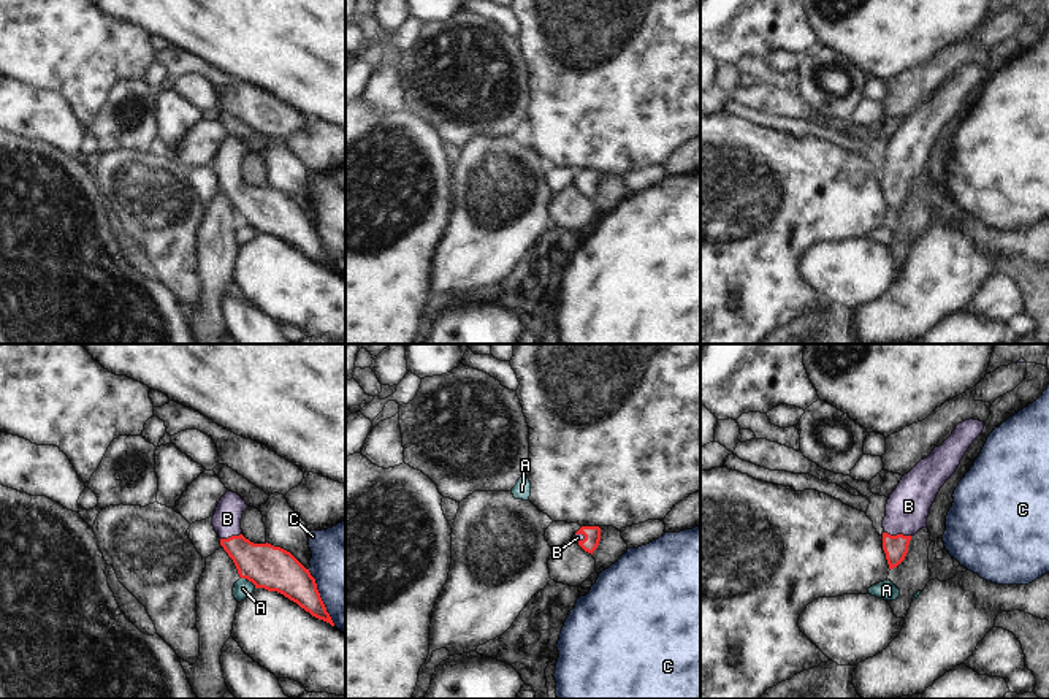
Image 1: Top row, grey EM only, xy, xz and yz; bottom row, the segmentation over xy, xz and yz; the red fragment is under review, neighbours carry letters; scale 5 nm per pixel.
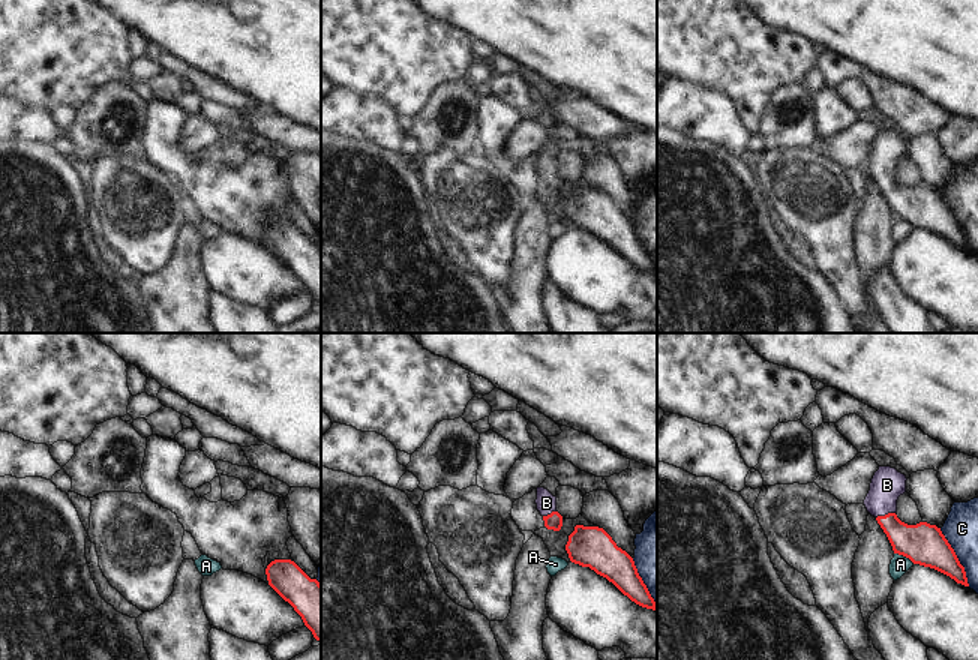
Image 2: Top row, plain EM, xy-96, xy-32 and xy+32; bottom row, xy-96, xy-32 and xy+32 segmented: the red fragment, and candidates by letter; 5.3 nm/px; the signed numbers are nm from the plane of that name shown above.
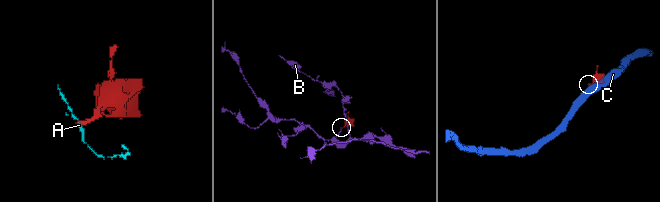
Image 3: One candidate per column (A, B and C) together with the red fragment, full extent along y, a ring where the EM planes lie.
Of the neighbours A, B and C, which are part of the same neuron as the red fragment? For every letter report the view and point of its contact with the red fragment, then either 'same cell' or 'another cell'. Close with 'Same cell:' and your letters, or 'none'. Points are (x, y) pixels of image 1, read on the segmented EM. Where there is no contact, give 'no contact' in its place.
A: contact xy (249, 580); another cell
B: contact yz (897, 534); same cell
C: contact xy (320, 598); another cell
Same cell: B

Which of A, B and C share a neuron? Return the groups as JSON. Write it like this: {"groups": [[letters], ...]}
{"groups": [["A"], ["B"], ["C"]]}

